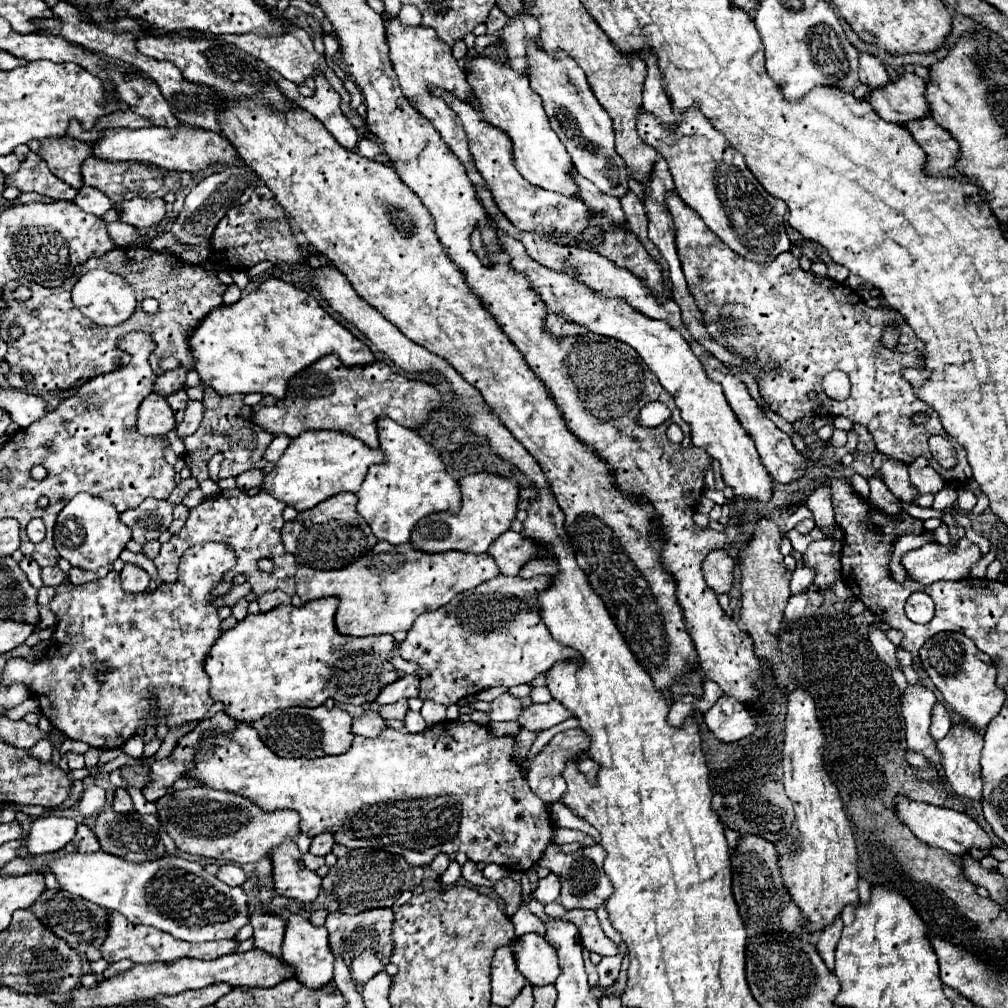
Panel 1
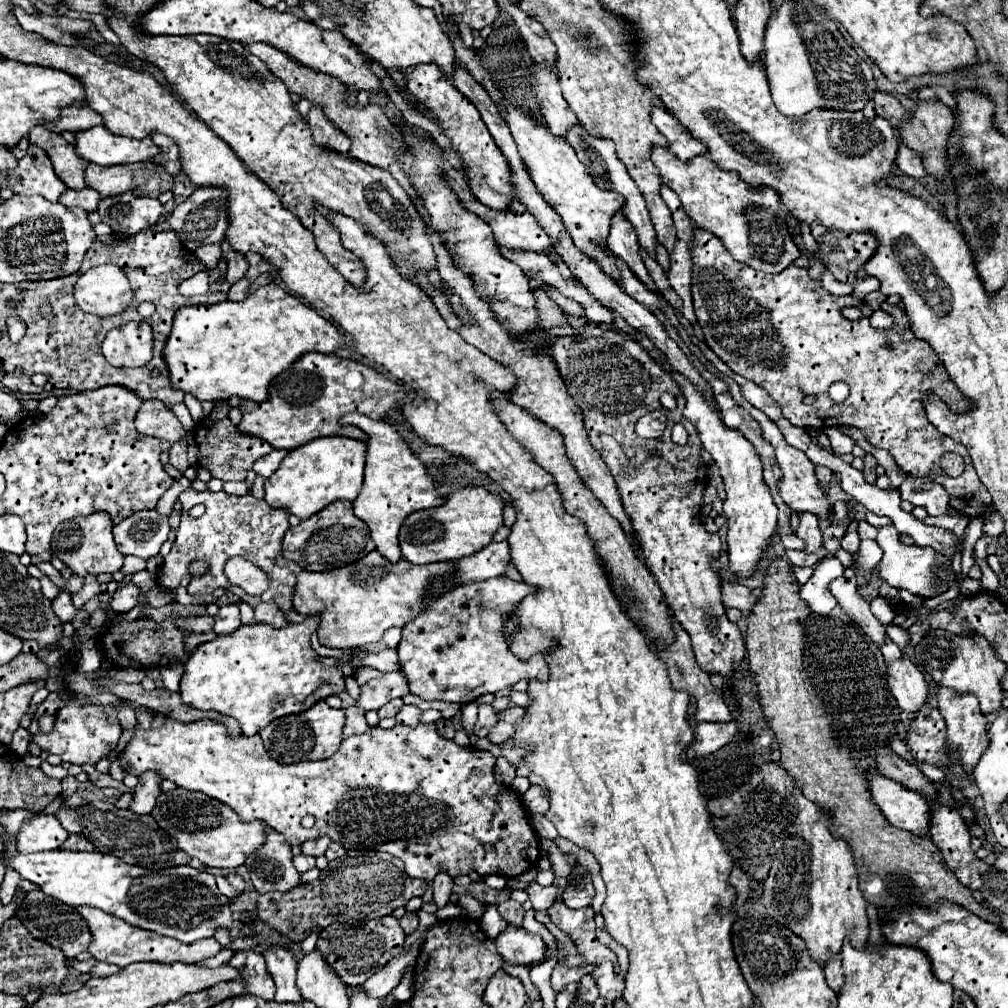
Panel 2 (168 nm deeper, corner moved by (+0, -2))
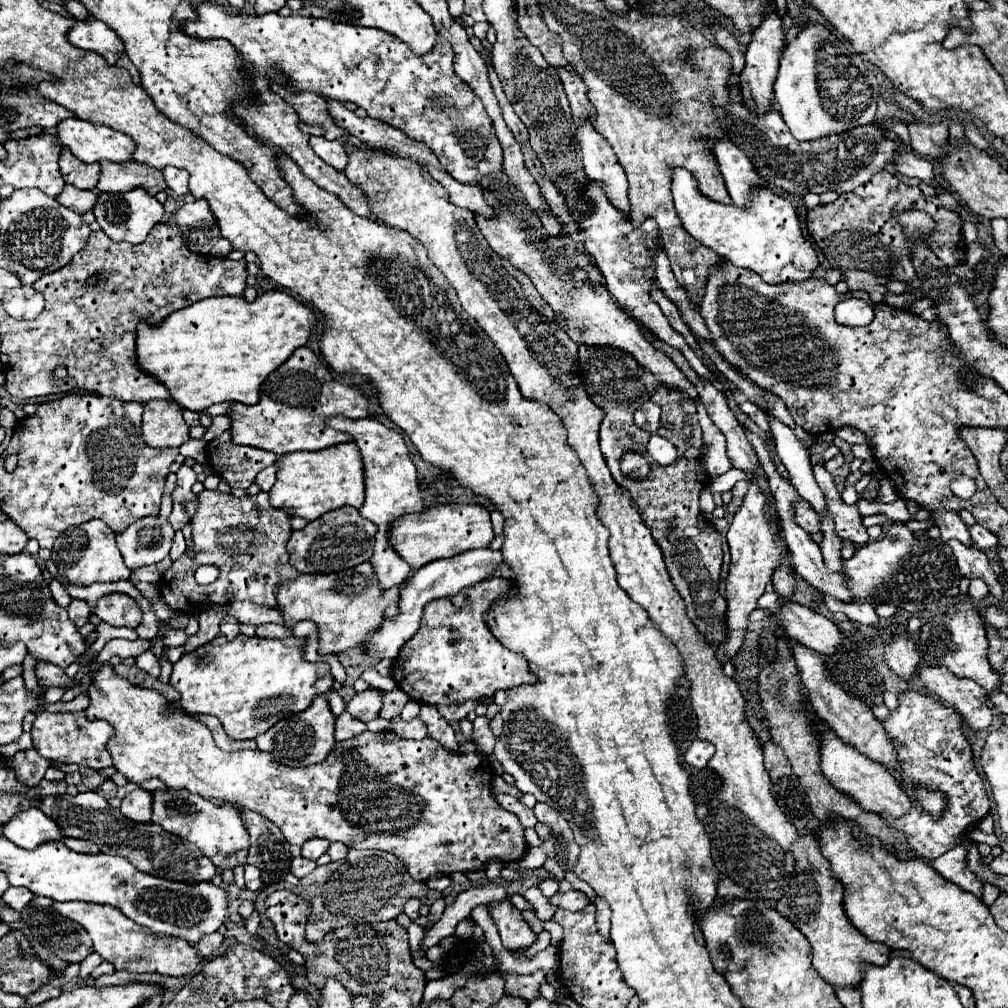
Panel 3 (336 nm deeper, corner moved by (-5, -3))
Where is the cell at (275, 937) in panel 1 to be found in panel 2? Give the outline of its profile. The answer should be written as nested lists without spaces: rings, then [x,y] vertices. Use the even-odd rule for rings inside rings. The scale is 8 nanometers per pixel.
[[[272,944],[262,952],[266,970],[276,984],[276,1002],[300,1002],[300,990],[296,988],[296,960],[290,948]]]

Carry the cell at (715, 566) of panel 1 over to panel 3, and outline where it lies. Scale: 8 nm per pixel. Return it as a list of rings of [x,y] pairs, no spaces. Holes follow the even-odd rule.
[[[763,593],[759,599],[759,607],[769,609],[773,617],[781,625],[785,625],[787,633],[793,639],[823,655],[835,655],[843,645],[841,631],[833,621],[799,603],[789,603],[781,607],[775,593]]]

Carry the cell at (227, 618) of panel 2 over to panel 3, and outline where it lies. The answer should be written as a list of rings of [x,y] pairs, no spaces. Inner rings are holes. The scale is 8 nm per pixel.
[[[231,615],[223,617],[223,621],[221,621],[221,635],[225,635],[229,641],[239,635],[239,623],[237,623],[235,617],[231,617]]]

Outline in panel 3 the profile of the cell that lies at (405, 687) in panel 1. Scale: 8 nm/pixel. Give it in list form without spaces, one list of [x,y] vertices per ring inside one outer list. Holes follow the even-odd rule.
[[[367,689],[363,693],[357,693],[349,703],[347,703],[347,711],[361,721],[371,721],[379,715],[381,709],[381,693],[377,689]]]

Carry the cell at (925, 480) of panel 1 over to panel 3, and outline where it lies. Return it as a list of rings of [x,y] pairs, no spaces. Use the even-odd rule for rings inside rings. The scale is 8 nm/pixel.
[[[933,511],[933,519],[937,521],[941,529],[941,539],[947,543],[949,539],[957,539],[965,545],[973,545],[973,539],[969,535],[967,525],[961,521],[961,517],[955,511]]]

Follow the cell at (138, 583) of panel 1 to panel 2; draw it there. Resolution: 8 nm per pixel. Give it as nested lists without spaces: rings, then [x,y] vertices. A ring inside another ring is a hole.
[[[122,582],[118,586],[118,590],[112,594],[110,608],[114,612],[128,612],[128,610],[132,610],[136,606],[136,602],[138,602],[140,592],[142,590],[134,582]]]

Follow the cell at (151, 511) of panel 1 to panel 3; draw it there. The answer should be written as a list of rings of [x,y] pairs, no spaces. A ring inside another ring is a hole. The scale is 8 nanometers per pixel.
[[[143,517],[117,535],[117,547],[125,565],[133,571],[143,565],[155,565],[169,555],[175,529],[167,519]]]

